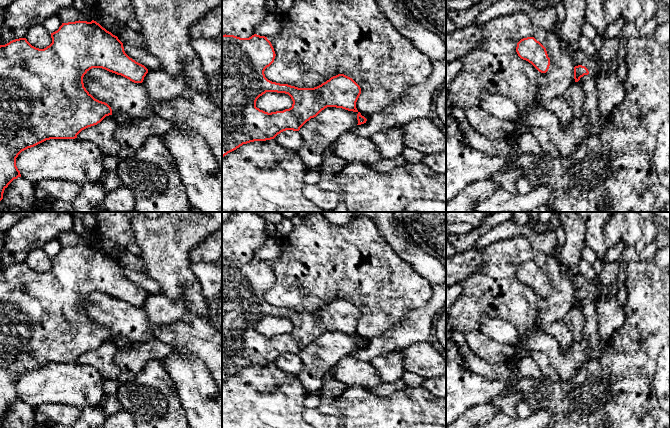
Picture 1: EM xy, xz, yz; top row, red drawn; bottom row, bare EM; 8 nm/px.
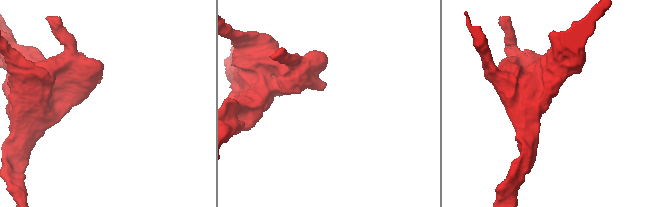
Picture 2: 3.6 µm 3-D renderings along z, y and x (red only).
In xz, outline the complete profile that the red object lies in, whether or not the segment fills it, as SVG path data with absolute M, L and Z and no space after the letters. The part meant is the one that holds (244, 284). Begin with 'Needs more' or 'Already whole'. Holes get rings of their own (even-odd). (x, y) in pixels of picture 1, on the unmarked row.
Already whole. M254 258L249 262L240 262L234 259L222 259L222 382L243 368L271 364L286 354L299 355L307 345L327 331L358 336L356 326L361 318L361 312L352 302L338 298L314 312L298 312L272 306L265 301L264 295L274 286L275 280L274 272L265 260ZM266 316L288 318L293 325L292 331L271 337L260 334L256 331L256 325Z

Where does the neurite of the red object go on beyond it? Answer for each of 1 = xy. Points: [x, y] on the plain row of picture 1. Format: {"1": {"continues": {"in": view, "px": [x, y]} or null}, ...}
{"1": {"continues": null}}

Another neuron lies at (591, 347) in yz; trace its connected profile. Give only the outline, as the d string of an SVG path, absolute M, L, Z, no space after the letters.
M584 299L578 307L585 320L582 339L574 342L567 352L561 351L553 336L542 331L520 337L515 326L501 318L485 315L478 330L501 344L520 343L528 351L545 353L562 380L569 380L584 363L600 358L610 345L610 340L603 340L598 332L595 300Z

